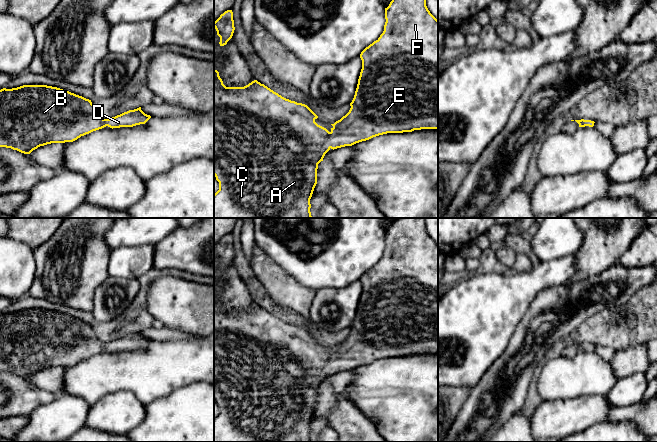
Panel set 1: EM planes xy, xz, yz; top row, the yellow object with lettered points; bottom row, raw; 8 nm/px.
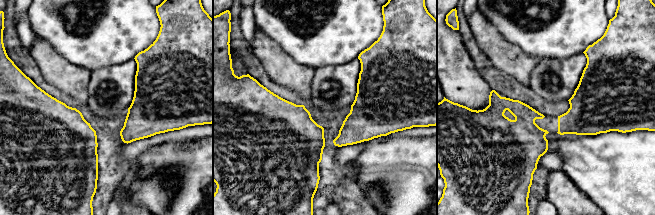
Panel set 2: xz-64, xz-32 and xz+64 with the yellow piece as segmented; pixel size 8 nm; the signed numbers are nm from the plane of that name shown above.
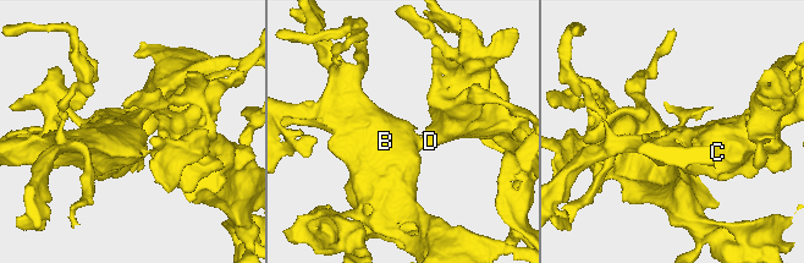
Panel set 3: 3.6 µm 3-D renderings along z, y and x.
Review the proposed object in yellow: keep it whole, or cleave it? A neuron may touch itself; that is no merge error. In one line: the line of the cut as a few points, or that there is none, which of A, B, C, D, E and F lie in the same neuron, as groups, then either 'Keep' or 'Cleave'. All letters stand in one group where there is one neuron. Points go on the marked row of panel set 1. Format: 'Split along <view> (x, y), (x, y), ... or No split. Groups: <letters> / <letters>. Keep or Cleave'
No split. Groups: A B C D E F. Keep

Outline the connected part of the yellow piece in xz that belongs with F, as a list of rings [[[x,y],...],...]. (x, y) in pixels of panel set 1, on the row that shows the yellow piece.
[[[392,0],[387,8],[385,8],[385,25],[384,31],[380,35],[380,37],[366,47],[360,54],[360,58],[362,60],[362,69],[360,72],[360,76],[358,79],[357,88],[355,91],[354,98],[350,103],[349,112],[343,116],[340,120],[336,121],[334,124],[331,124],[333,127],[329,132],[326,128],[318,125],[315,120],[318,116],[305,104],[297,103],[295,101],[291,101],[274,92],[264,84],[261,84],[257,80],[252,81],[248,85],[244,87],[226,87],[223,84],[222,79],[219,76],[219,72],[214,69],[214,176],[216,180],[219,182],[219,190],[214,194],[214,218],[312,218],[310,208],[310,199],[312,197],[314,188],[317,184],[317,169],[318,164],[323,161],[325,154],[330,149],[337,149],[345,146],[352,146],[356,143],[369,140],[373,137],[387,134],[387,133],[403,133],[403,132],[412,132],[414,130],[421,129],[438,129],[438,20],[430,13],[426,6],[426,0]]]

